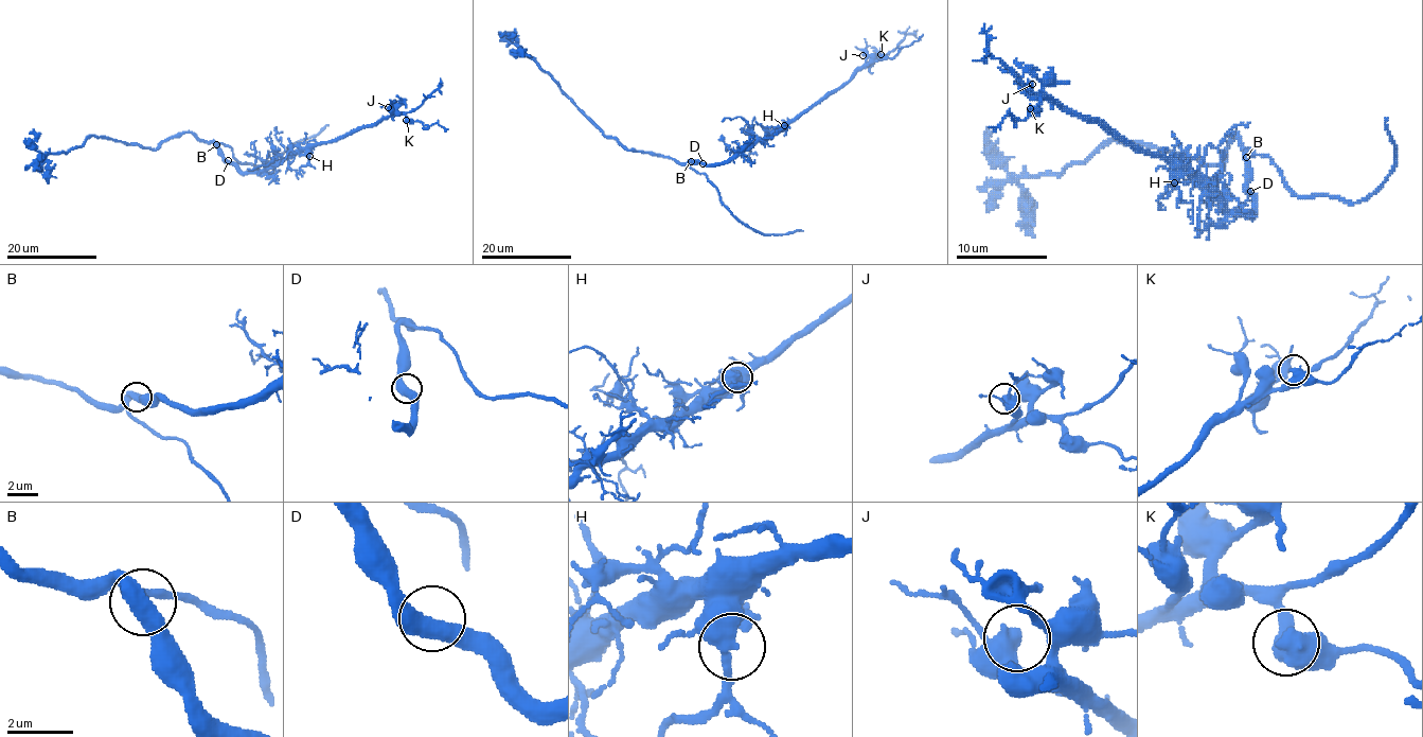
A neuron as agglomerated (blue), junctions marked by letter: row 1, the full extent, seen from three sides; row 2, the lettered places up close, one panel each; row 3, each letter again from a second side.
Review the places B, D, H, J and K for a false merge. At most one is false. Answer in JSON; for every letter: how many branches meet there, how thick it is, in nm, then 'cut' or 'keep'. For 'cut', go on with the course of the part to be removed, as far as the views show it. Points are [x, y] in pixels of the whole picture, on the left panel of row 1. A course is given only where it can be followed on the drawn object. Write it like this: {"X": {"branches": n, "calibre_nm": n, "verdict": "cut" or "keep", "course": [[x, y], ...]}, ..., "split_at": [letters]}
{"B": {"branches": 2, "calibre_nm": 440, "verdict": "keep"}, "D": {"branches": 2, "calibre_nm": 440, "verdict": "keep"}, "H": {"branches": 2, "calibre_nm": 440, "verdict": "keep"}, "J": {"branches": 2, "calibre_nm": 420, "verdict": "keep"}, "K": {"branches": 2, "calibre_nm": 480, "verdict": "keep"}, "split_at": []}

